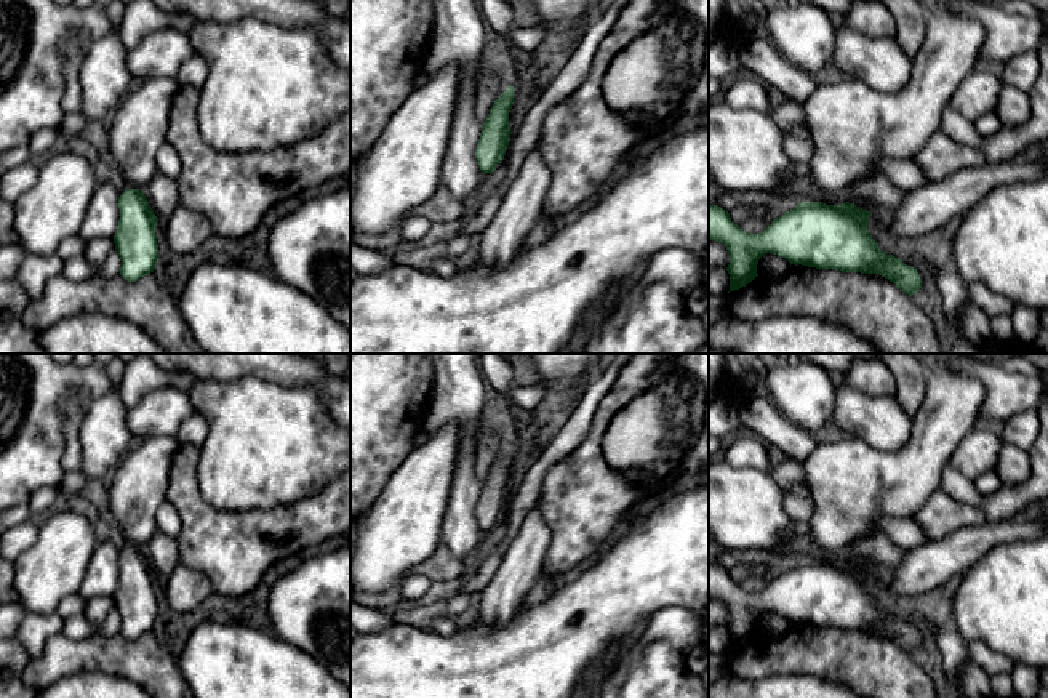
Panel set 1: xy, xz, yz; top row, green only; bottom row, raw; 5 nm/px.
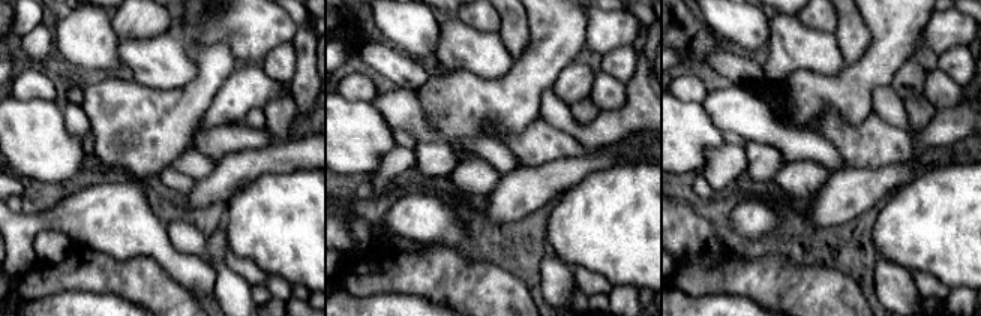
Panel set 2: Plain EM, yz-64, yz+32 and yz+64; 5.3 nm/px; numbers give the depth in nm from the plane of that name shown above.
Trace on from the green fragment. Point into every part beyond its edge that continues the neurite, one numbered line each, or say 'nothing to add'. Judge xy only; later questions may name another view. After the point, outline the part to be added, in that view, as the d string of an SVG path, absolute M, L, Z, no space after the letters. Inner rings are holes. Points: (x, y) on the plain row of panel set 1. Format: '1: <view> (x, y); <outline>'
1: xy (136, 489); M154 437L154 439L147 439L144 442L134 443L131 445L131 448L123 455L123 458L120 459L118 466L114 469L114 472L110 474L109 480L106 482L104 488L102 488L102 501L106 501L109 504L109 509L115 519L115 522L118 524L118 527L123 532L125 536L125 548L120 549L120 554L126 549L126 548L139 548L144 549L149 541L152 540L152 536L158 532L157 528L157 522L155 522L155 514L158 511L158 507L166 501L166 491L168 491L168 474L171 471L171 461L173 456L176 453L176 450L179 448L179 442L176 437Z

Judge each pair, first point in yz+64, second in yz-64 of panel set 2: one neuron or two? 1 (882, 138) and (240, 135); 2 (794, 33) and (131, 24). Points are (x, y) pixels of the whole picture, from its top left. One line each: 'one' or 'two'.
1: one
2: two

